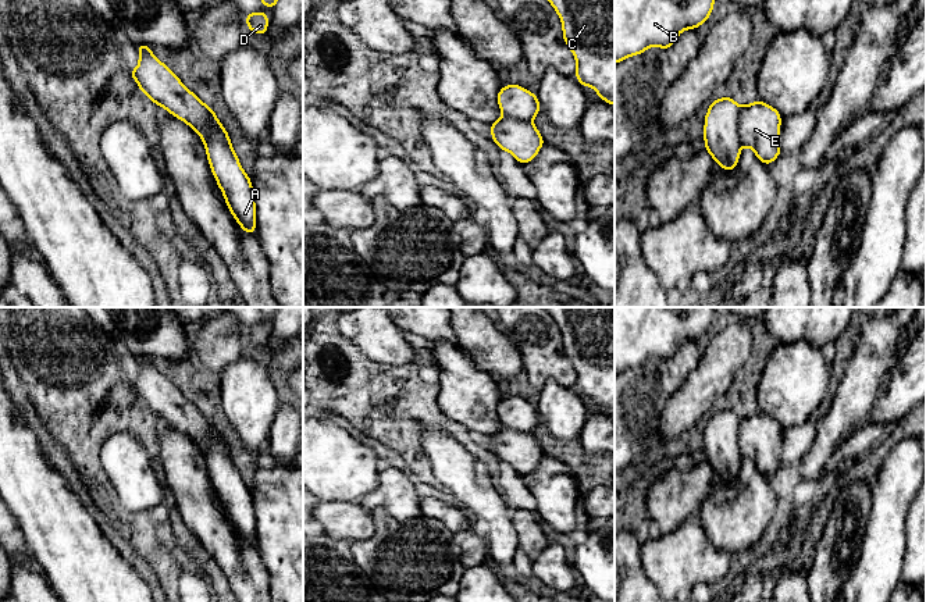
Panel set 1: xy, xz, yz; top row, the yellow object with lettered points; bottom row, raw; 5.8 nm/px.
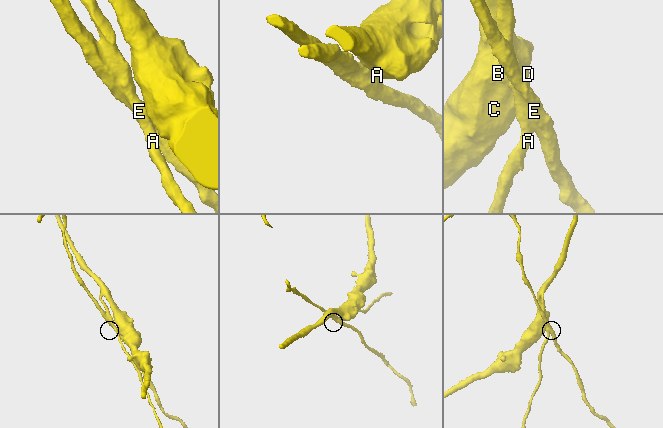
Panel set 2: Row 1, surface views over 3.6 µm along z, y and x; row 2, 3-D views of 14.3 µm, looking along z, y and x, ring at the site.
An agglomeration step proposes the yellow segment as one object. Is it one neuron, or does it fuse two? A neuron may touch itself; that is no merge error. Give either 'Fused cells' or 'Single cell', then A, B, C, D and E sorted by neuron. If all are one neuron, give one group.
Fused cells. Groups: A B C D / E

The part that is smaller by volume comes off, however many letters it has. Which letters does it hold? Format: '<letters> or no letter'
E

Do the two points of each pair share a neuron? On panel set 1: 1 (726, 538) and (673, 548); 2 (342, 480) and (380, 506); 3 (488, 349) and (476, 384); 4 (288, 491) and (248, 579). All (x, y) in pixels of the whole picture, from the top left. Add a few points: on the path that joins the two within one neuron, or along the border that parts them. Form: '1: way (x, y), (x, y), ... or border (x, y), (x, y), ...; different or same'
1: border (698, 515), (705, 535), (718, 548), (730, 555); different
2: border (384, 467), (378, 476), (378, 483), (359, 502); different
3: border (459, 349), (478, 369), (495, 380); different
4: border (255, 545), (271, 584); different

